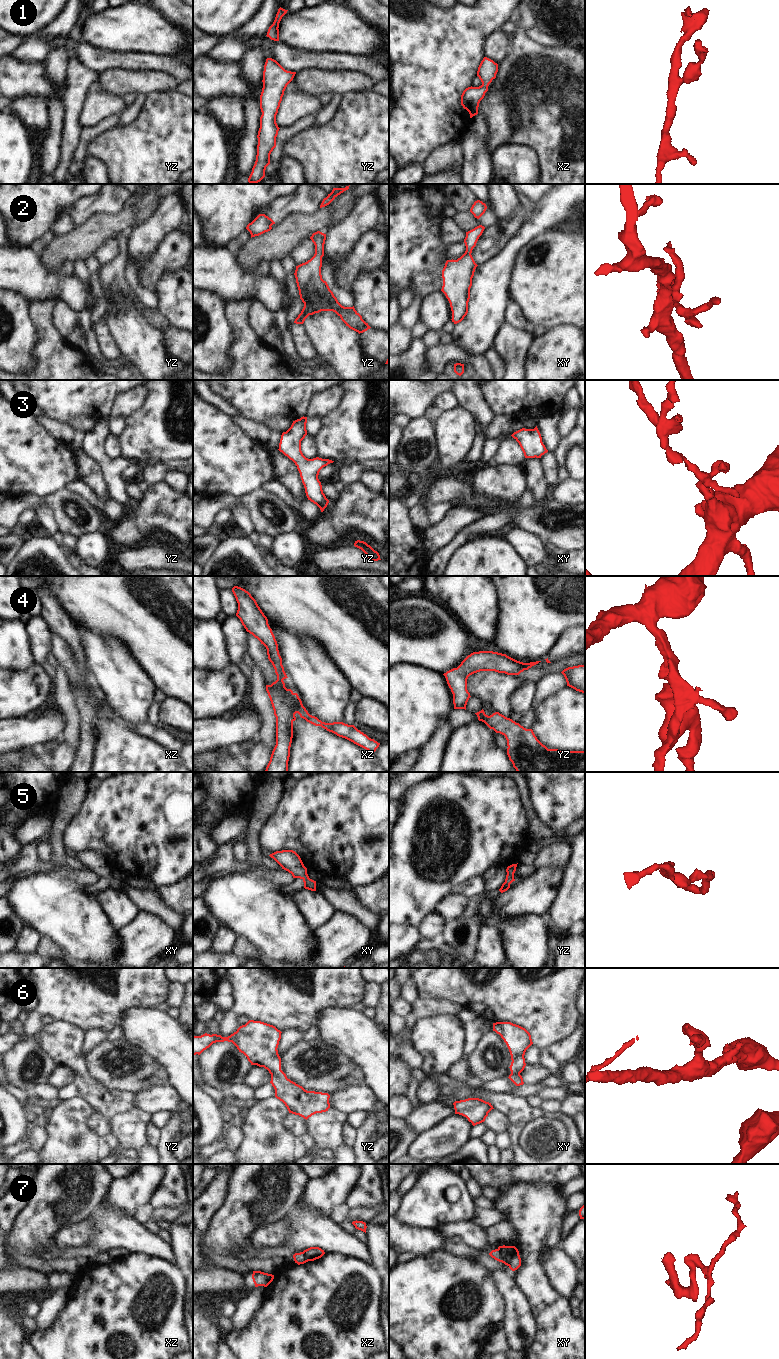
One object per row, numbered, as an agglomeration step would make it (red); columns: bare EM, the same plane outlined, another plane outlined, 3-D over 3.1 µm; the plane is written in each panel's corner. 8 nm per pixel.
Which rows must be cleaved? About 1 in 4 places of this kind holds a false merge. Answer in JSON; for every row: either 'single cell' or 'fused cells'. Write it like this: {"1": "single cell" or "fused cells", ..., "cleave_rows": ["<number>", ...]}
{"1": "single cell", "2": "single cell", "3": "single cell", "4": "single cell", "5": "single cell", "6": "single cell", "7": "fused cells", "cleave_rows": ["7"]}

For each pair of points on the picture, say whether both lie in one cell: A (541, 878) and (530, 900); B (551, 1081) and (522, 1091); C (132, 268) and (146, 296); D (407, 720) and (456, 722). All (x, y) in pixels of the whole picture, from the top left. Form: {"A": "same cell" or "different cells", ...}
{"A": "same cell", "B": "different cells", "C": "same cell", "D": "different cells"}

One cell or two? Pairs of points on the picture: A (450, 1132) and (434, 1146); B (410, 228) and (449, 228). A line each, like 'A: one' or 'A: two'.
A: one
B: two

